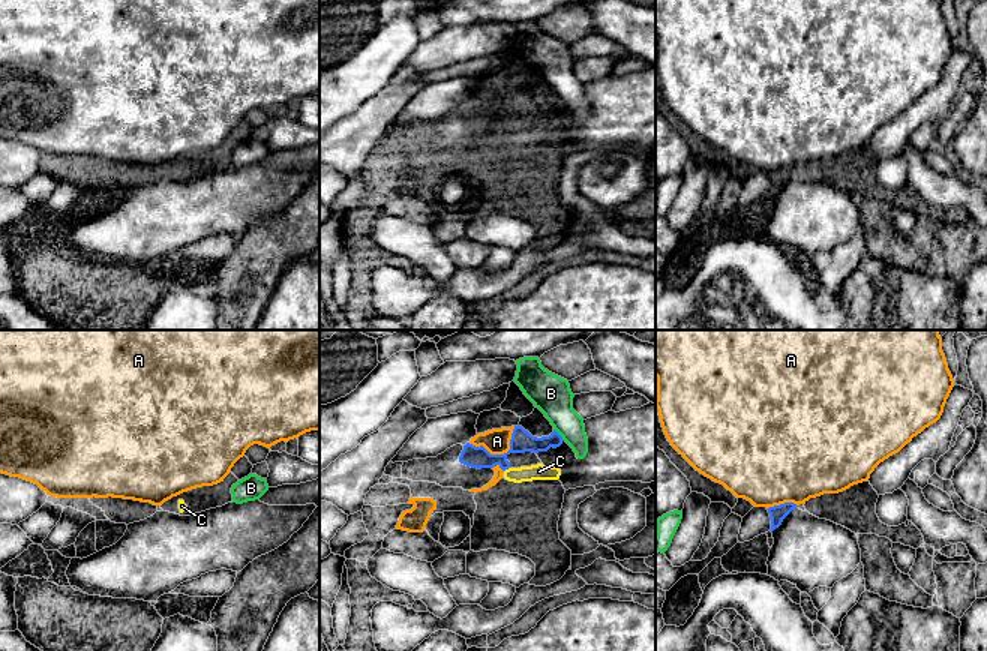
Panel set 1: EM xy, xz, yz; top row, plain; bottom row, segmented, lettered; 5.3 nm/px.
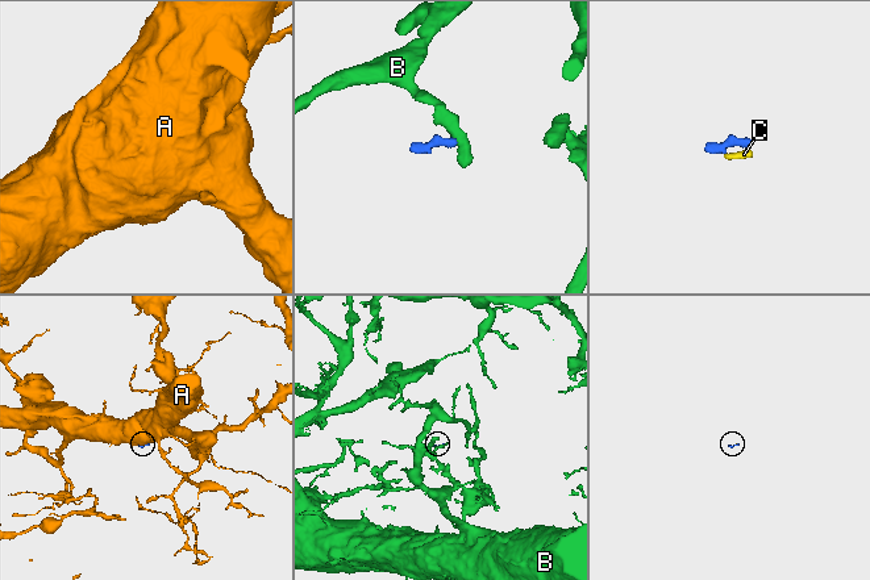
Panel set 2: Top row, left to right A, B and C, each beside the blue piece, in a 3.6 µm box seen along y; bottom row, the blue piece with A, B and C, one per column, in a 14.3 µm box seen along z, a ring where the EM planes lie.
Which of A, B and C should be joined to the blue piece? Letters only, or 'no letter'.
C

